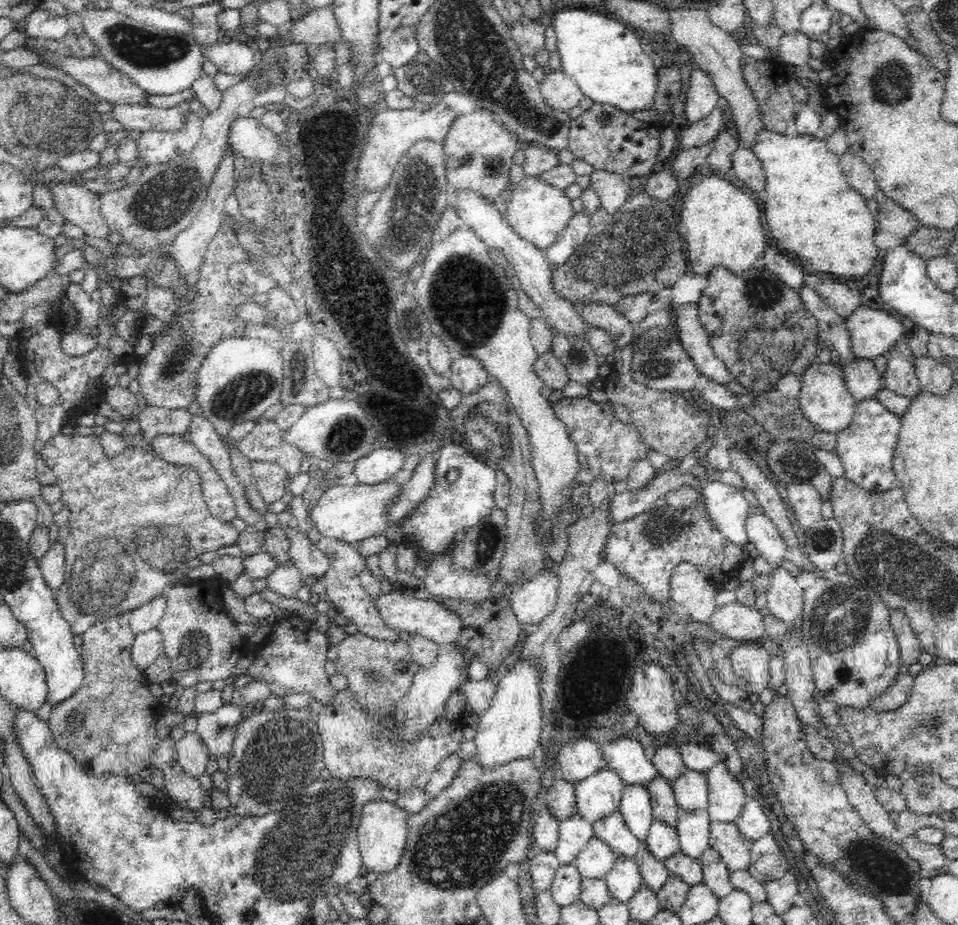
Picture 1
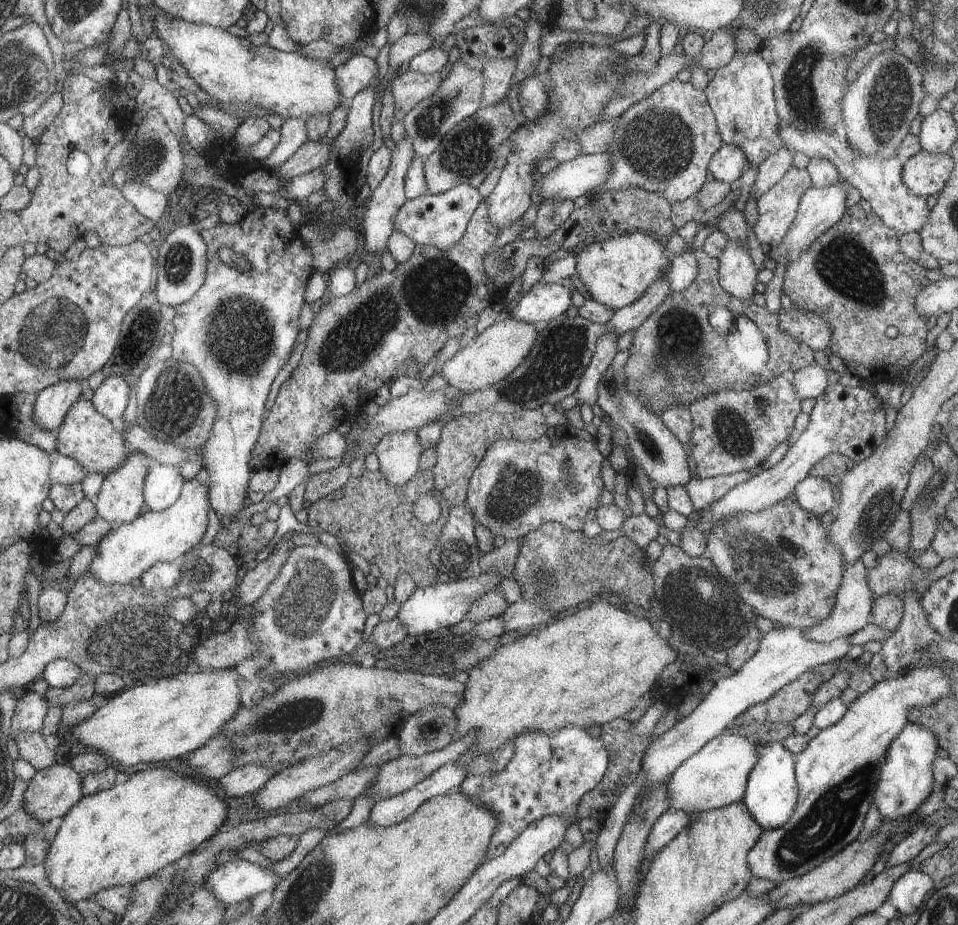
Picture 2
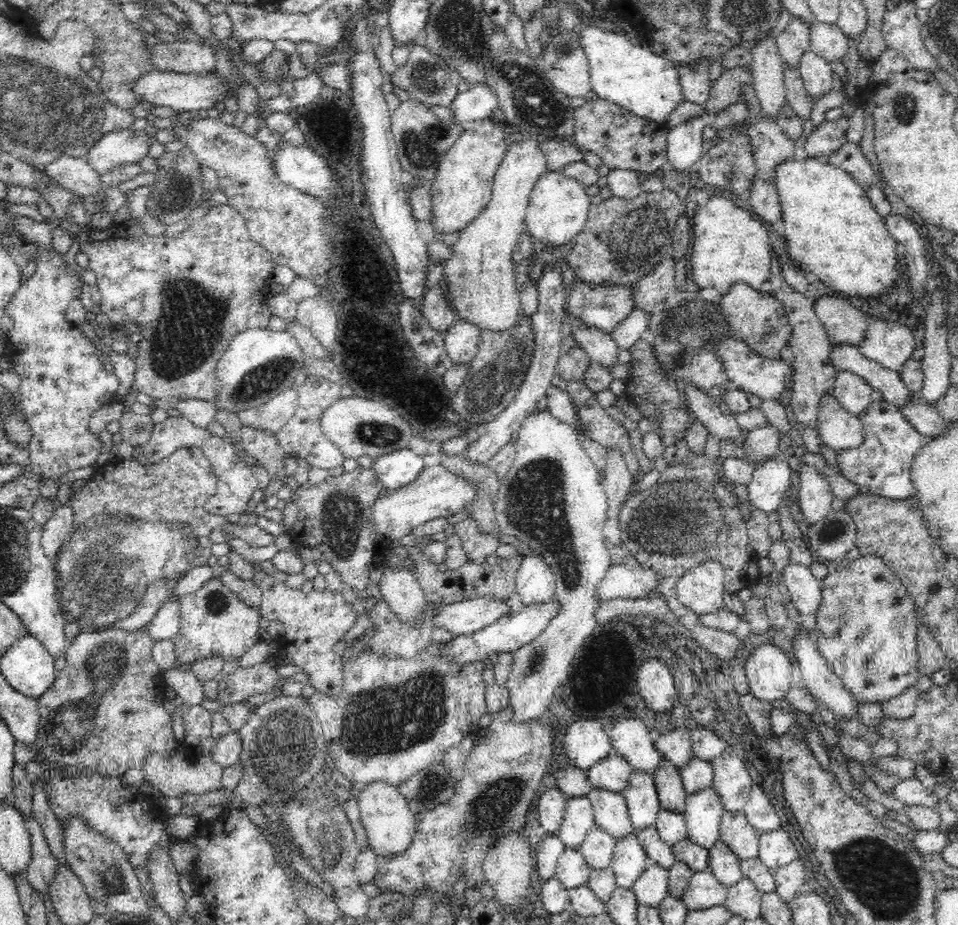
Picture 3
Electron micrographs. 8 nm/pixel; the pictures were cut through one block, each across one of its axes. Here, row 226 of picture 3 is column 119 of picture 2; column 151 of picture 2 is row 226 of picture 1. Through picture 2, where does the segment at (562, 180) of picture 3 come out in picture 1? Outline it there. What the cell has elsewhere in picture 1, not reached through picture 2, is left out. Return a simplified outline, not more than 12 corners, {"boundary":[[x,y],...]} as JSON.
{"boundary":[[538,177],[511,190],[505,218],[517,236],[545,252],[575,213]]}

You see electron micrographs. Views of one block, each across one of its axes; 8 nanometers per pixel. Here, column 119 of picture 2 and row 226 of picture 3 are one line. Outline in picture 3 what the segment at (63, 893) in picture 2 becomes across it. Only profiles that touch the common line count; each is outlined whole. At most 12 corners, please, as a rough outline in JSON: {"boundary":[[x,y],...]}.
{"boundary":[[811,156],[776,168],[784,241],[837,295],[902,274],[867,189]]}

